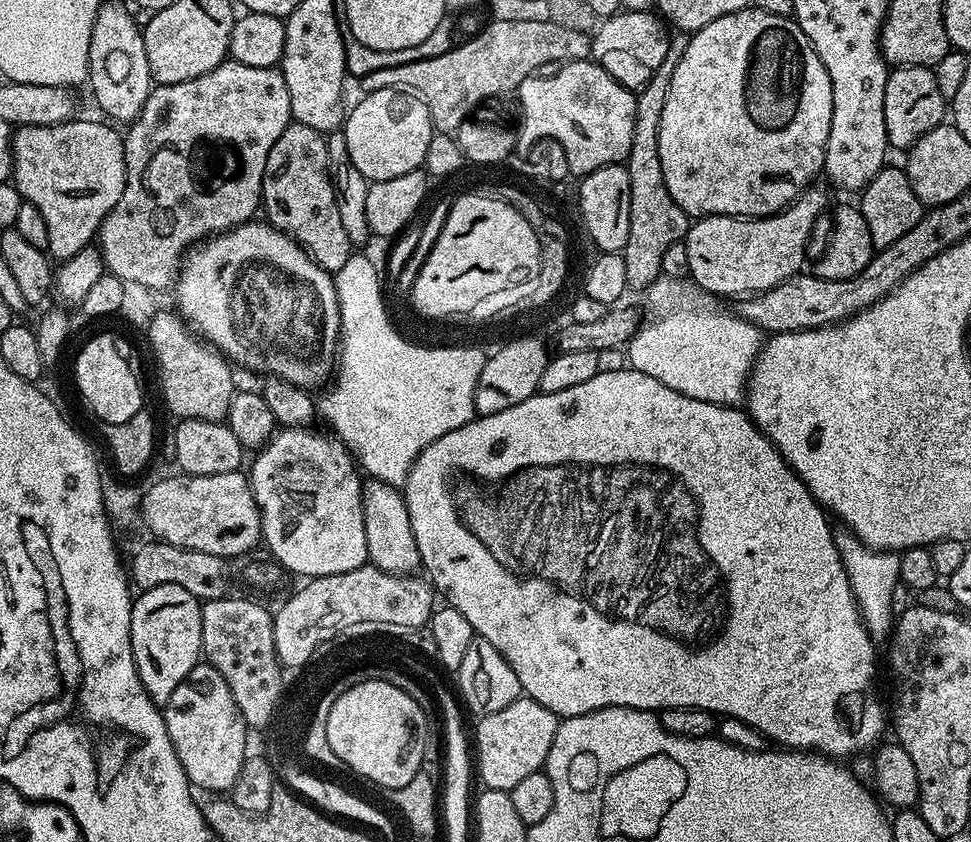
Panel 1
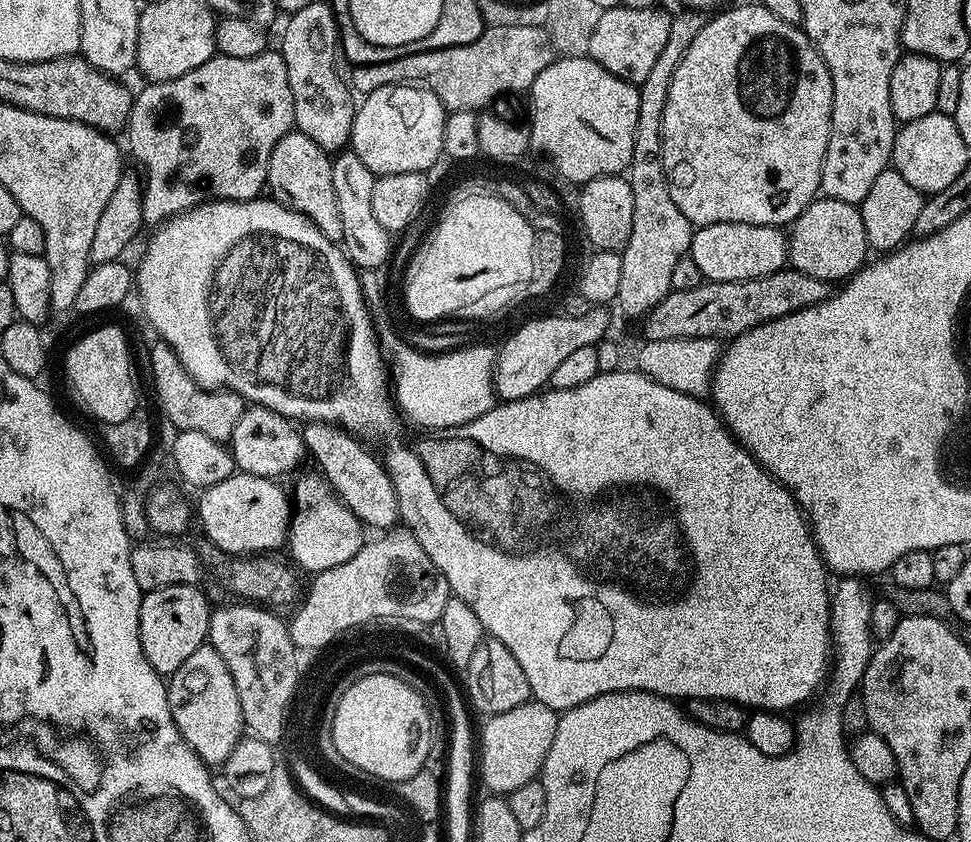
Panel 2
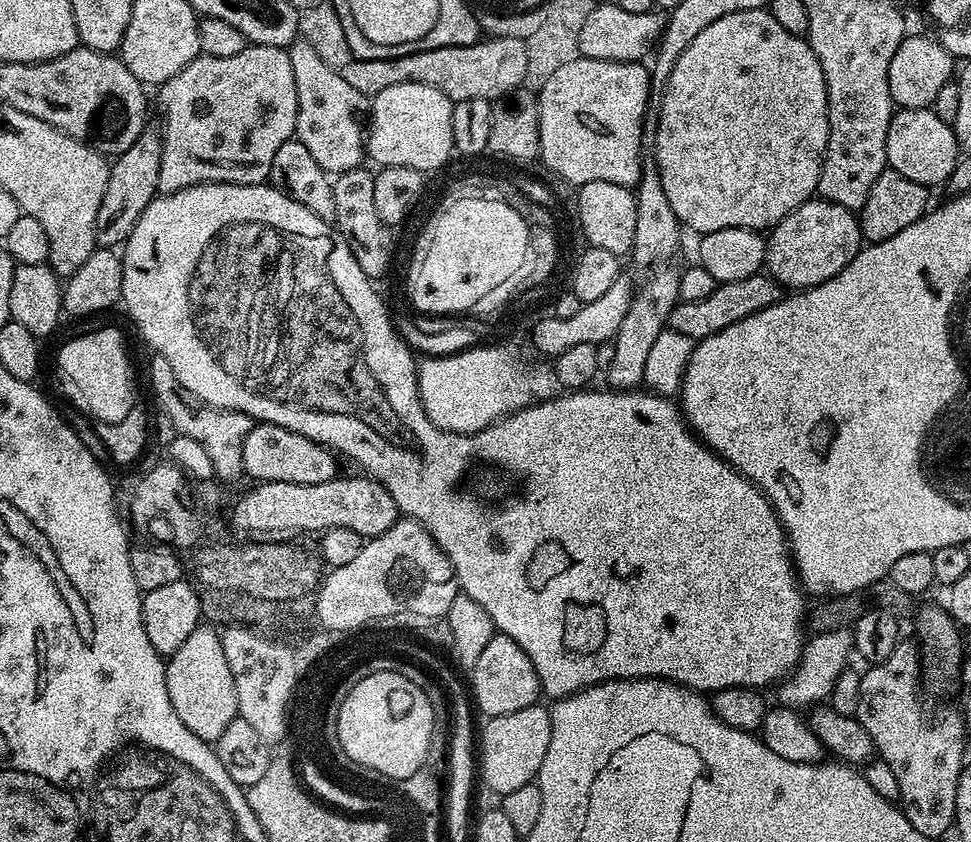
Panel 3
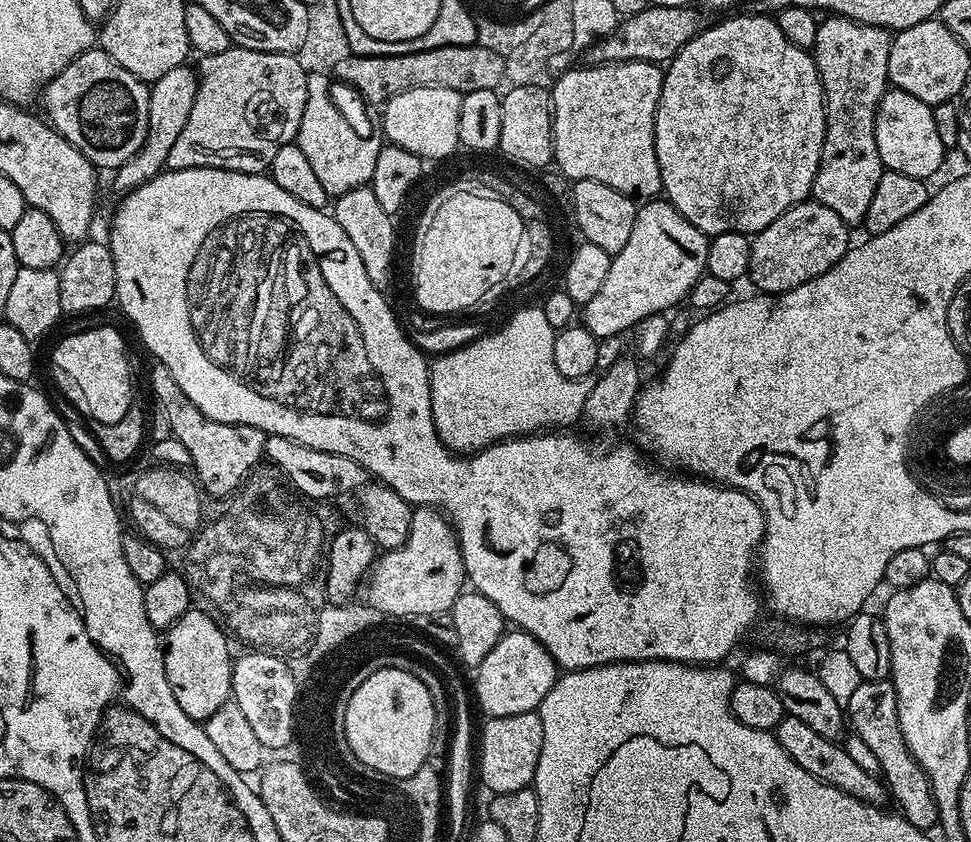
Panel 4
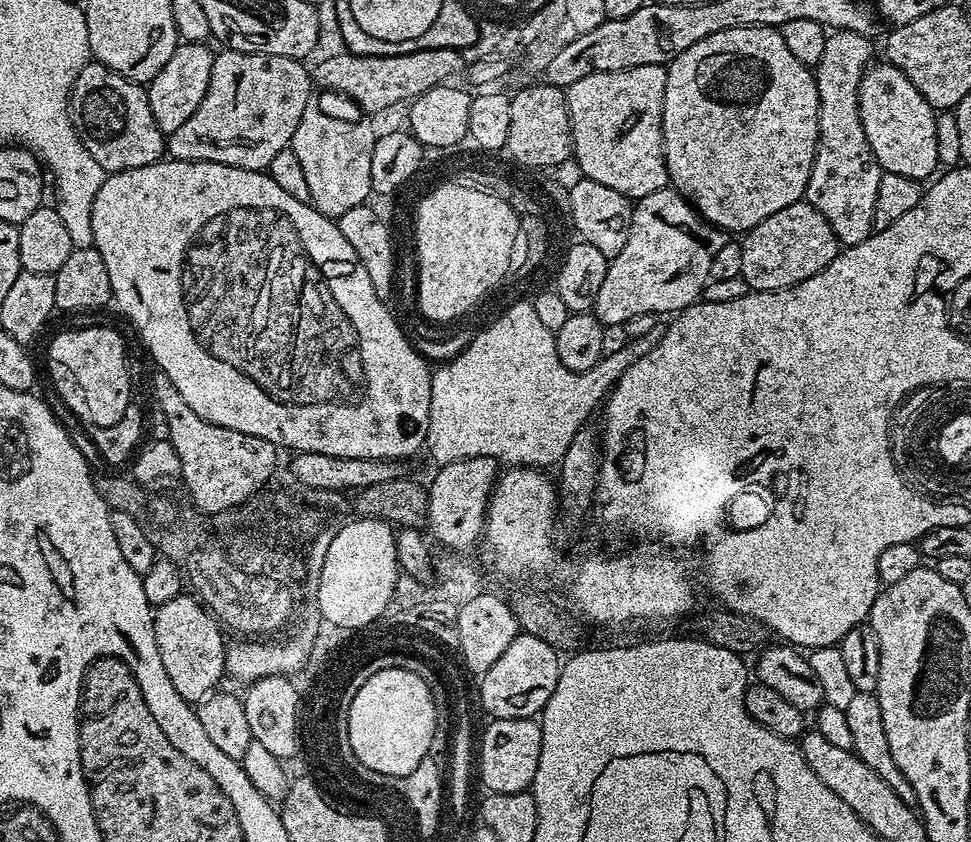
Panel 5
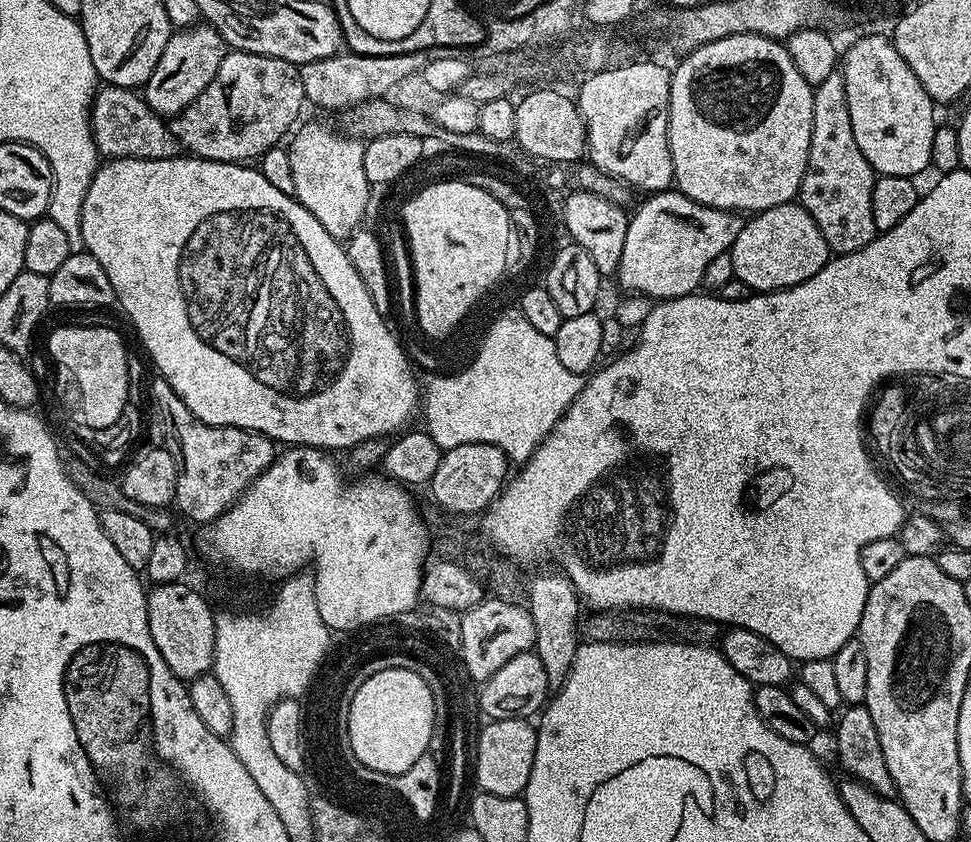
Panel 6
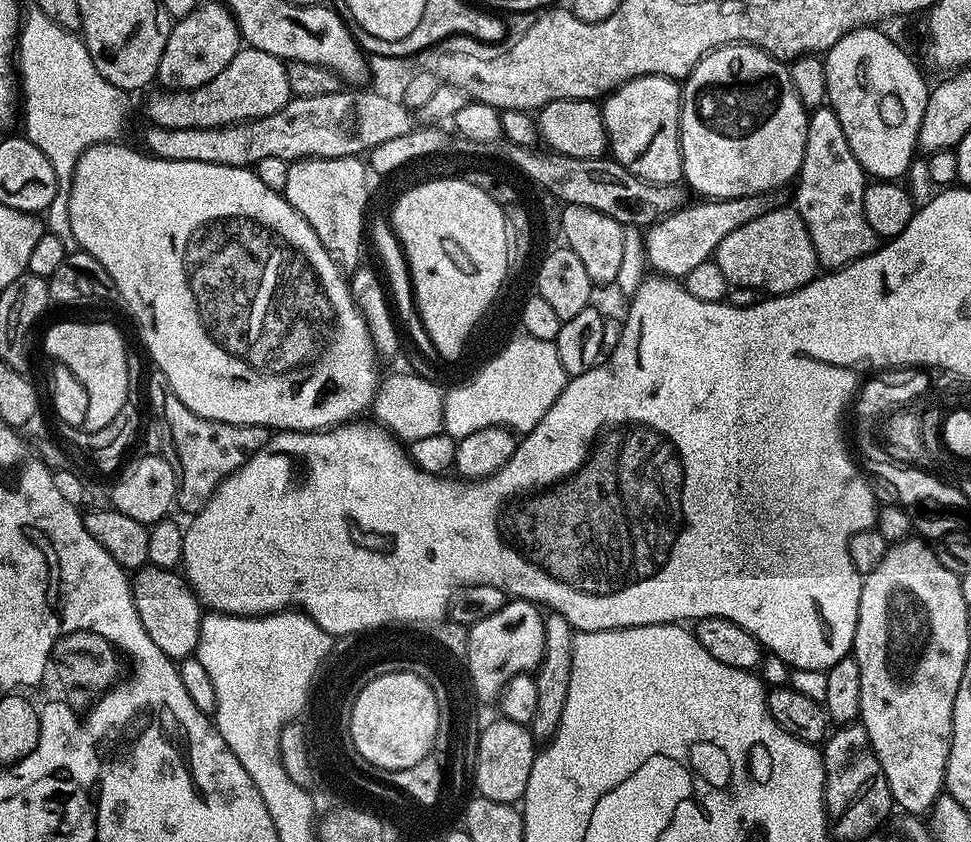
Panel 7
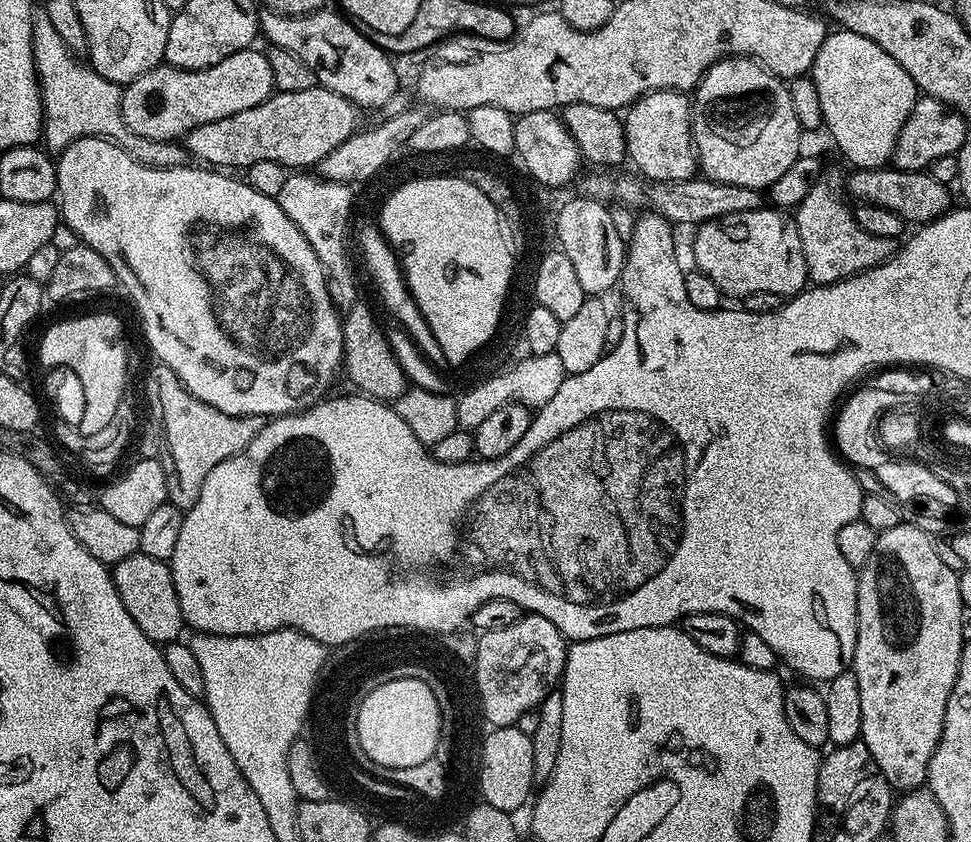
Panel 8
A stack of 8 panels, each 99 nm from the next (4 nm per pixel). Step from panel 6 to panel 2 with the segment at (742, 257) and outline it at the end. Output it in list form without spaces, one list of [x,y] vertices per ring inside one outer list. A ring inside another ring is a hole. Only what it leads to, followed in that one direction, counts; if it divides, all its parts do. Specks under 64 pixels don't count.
[[[829,196],[812,200],[810,206],[806,206],[806,210],[792,221],[786,235],[787,263],[802,274],[810,274],[810,278],[843,282],[859,272],[870,256],[866,226],[862,226],[859,207],[850,202],[838,202]]]

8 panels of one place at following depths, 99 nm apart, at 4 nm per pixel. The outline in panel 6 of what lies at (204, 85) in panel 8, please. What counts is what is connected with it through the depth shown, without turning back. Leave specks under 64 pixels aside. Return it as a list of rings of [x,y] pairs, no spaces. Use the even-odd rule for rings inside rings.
[[[232,50],[222,58],[210,86],[186,110],[171,117],[167,126],[185,153],[227,164],[252,162],[293,131],[303,108],[306,101],[297,65],[282,58]]]

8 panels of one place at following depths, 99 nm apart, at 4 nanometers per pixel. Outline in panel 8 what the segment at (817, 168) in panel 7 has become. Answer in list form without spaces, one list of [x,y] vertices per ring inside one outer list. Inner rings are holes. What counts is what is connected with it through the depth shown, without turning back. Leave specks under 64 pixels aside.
[[[825,171],[820,181],[810,190],[810,194],[806,194],[806,198],[802,198],[802,202],[794,209],[798,238],[802,238],[802,254],[806,258],[808,279],[816,286],[833,284],[848,276],[856,276],[875,264],[886,262],[896,254],[896,240],[878,238],[858,226],[855,211],[851,207],[848,209],[845,188],[846,180],[843,175],[840,177],[836,172]]]

